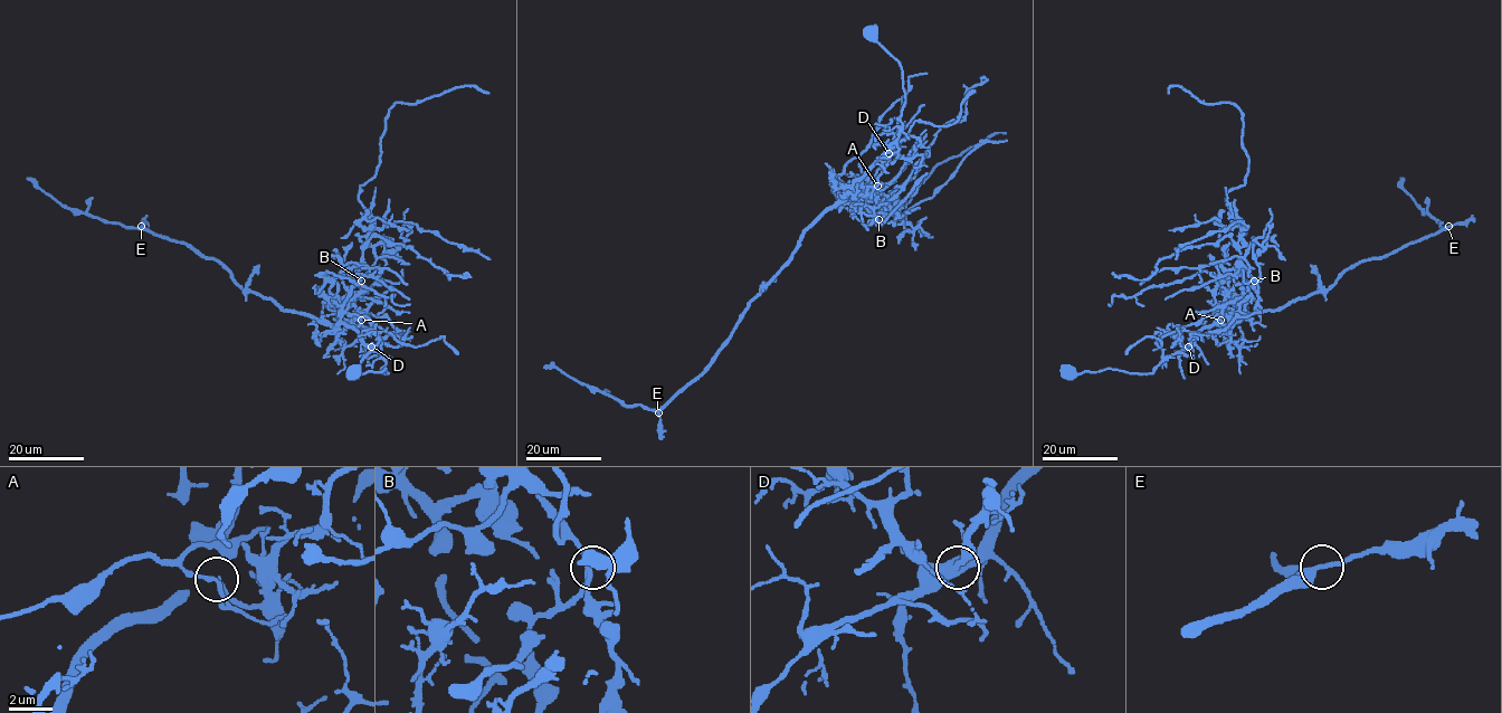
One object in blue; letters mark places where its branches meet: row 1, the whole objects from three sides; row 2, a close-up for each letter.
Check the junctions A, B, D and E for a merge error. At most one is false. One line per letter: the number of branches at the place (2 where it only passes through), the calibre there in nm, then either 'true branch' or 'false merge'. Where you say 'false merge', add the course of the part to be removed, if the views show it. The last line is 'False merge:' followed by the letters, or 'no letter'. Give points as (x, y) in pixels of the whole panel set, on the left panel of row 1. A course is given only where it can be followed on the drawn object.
A: 2 branches meet; 170 nm thick; false merge; foreign part runs (360, 320), (339, 310), (335, 278), (360, 265), (371, 229), (360, 187), (388, 113), (456, 87), (488, 93)
B: 3 branches meet; 190 nm thick; true branch
D: 2 branches meet; 480 nm thick; true branch
E: 2 branches meet; 400 nm thick; true branch
False merge: A

